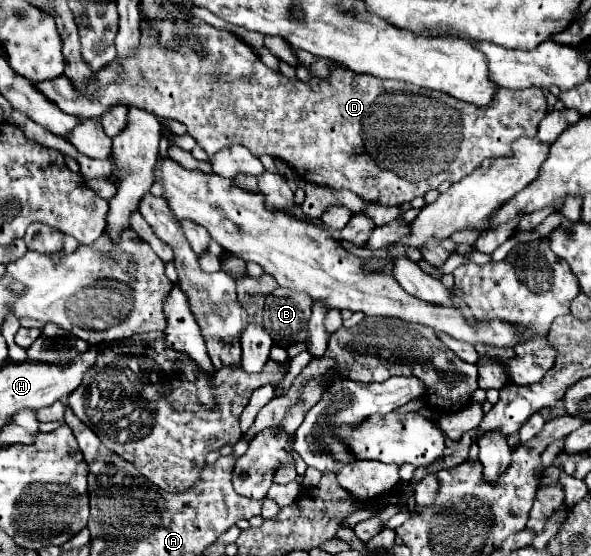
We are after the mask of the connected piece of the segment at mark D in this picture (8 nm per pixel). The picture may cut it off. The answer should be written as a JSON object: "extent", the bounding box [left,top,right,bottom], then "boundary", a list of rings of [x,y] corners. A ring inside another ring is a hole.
{"extent":[36,17,548,205],"boundary":[[[190,17],[188,23],[198,29],[196,37],[202,43],[204,55],[198,55],[198,51],[186,43],[186,35],[180,33],[176,33],[180,43],[170,47],[160,45],[160,31],[144,19],[138,49],[128,57],[116,57],[108,63],[108,67],[96,71],[88,79],[84,91],[78,91],[66,75],[36,87],[64,113],[78,117],[100,117],[116,103],[126,103],[128,107],[134,105],[162,119],[176,119],[184,123],[188,135],[192,135],[208,155],[214,155],[230,145],[244,145],[256,157],[270,155],[290,163],[292,169],[308,183],[330,189],[348,189],[364,201],[378,205],[408,203],[414,197],[422,197],[430,189],[438,189],[442,181],[460,181],[478,169],[484,159],[508,157],[512,153],[510,145],[518,137],[536,137],[538,123],[548,113],[540,87],[530,87],[528,91],[498,87],[496,99],[492,99],[488,107],[472,107],[470,103],[460,103],[450,95],[426,87],[416,87],[404,81],[384,81],[372,75],[358,75],[346,67],[332,71],[332,79],[316,79],[314,75],[310,81],[300,81],[296,77],[288,79],[280,71],[268,69],[250,45],[234,33],[218,31],[198,17]]]}

